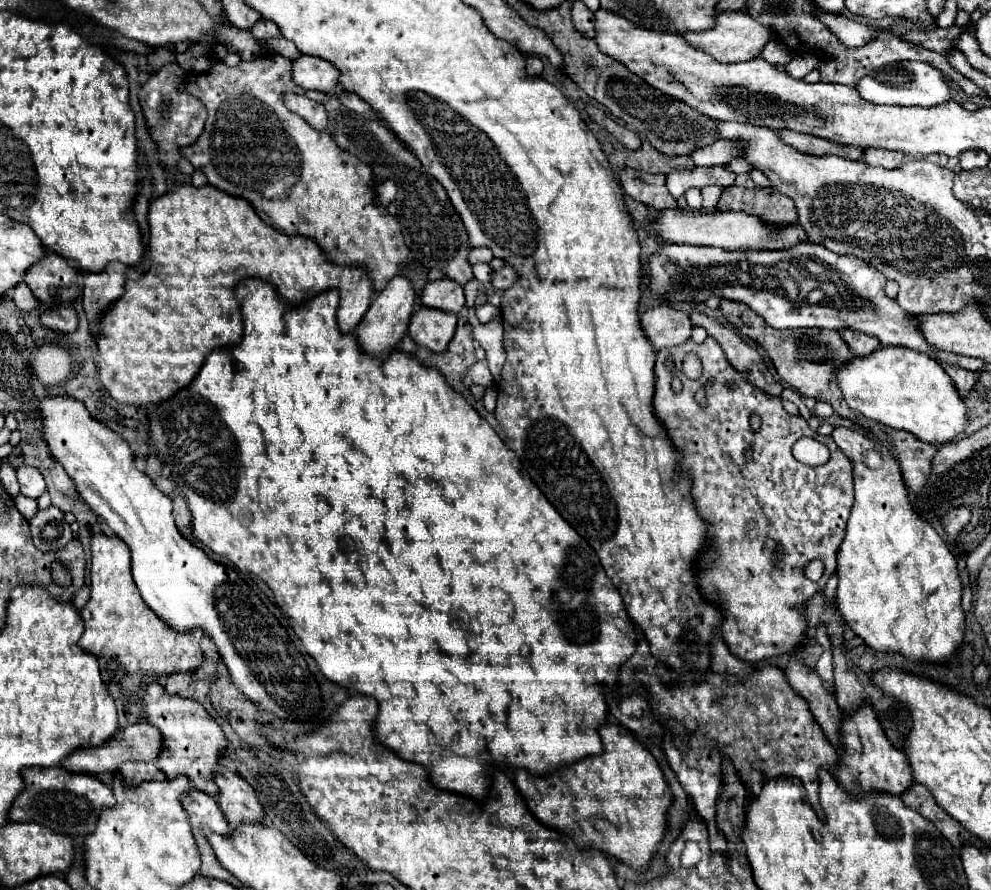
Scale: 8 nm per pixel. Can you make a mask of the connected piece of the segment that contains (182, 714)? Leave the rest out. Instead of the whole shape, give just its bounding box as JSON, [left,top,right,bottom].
[145,683,227,797]

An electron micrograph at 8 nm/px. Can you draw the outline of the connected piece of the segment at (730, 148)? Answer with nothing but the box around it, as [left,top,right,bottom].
[689,141,741,167]

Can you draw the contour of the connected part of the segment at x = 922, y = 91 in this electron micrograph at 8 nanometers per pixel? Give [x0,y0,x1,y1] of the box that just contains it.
[857,61,953,107]

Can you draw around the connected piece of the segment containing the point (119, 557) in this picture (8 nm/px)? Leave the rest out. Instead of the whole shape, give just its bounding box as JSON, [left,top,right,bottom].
[79,533,203,689]

